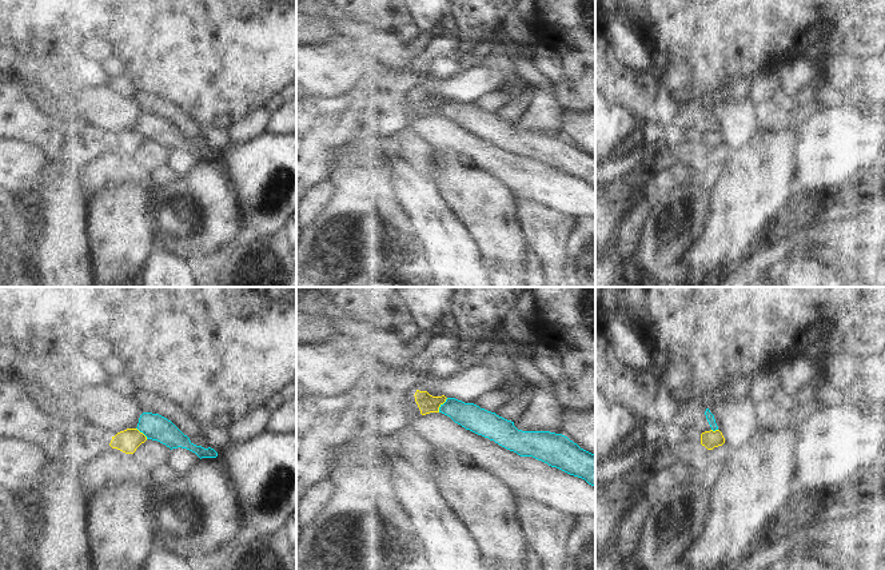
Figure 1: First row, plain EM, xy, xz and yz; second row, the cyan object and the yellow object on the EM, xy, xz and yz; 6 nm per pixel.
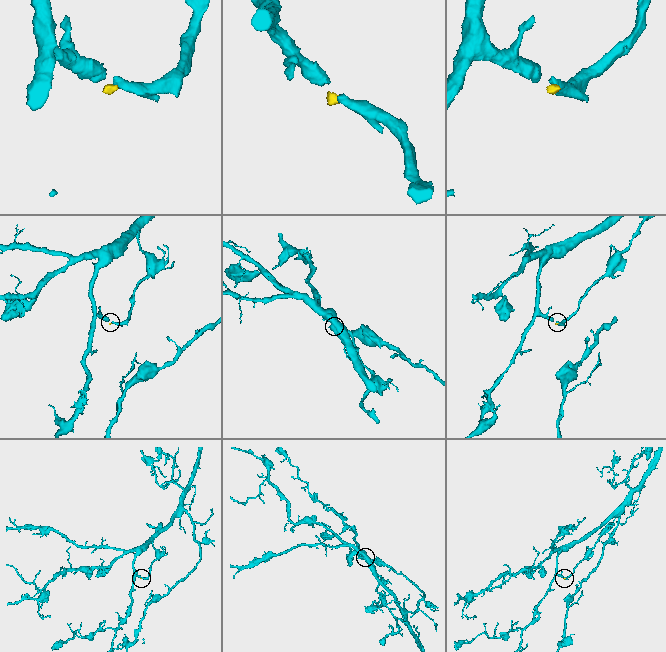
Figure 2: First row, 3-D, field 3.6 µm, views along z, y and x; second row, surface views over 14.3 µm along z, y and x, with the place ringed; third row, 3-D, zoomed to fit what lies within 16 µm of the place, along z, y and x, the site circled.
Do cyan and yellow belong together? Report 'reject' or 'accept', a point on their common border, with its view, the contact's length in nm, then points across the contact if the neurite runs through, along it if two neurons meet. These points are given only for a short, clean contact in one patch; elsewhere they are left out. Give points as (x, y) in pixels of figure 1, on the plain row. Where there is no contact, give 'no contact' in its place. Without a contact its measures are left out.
reject; contact xz (442, 106); length 110 nm; border xz (447, 99), (438, 112)

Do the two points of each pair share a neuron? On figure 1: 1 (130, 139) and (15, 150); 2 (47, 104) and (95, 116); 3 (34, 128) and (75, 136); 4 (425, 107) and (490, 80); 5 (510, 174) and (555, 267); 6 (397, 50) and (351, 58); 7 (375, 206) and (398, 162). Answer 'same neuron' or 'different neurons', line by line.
1: different neurons
2: same neuron
3: same neuron
4: same neuron
5: different neurons
6: different neurons
7: different neurons

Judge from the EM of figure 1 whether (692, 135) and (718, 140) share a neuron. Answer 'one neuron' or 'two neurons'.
one neuron

